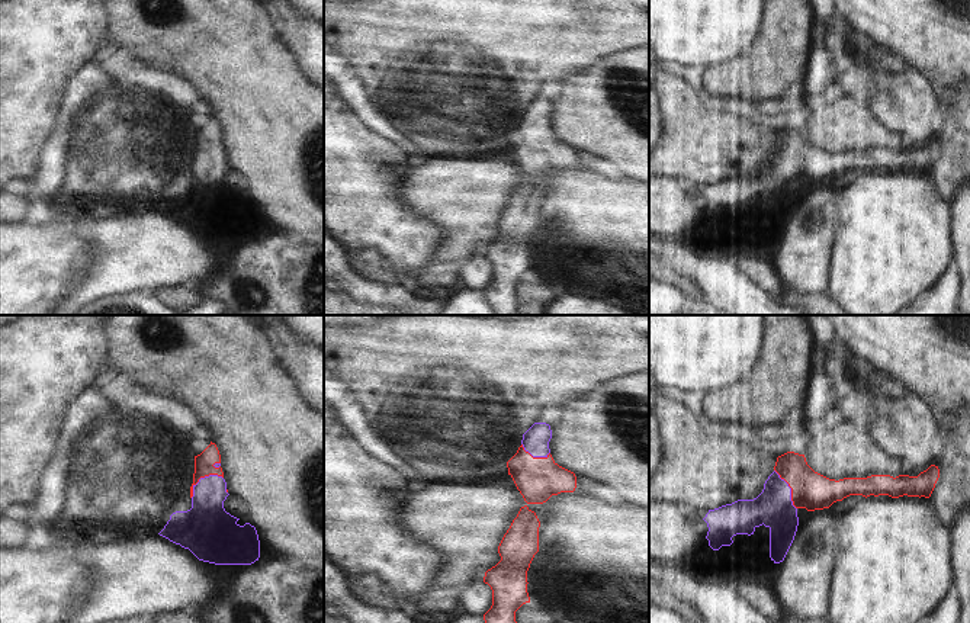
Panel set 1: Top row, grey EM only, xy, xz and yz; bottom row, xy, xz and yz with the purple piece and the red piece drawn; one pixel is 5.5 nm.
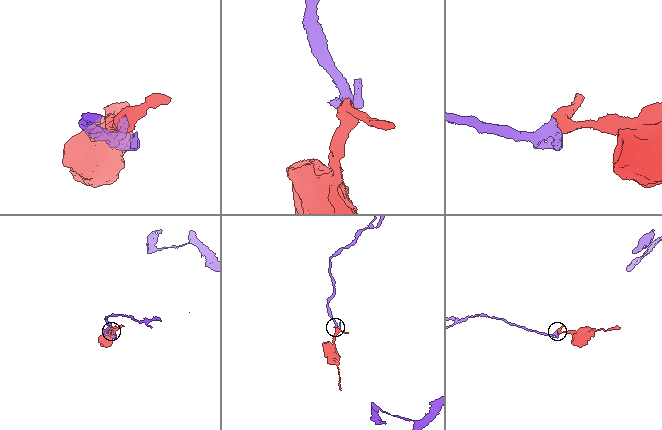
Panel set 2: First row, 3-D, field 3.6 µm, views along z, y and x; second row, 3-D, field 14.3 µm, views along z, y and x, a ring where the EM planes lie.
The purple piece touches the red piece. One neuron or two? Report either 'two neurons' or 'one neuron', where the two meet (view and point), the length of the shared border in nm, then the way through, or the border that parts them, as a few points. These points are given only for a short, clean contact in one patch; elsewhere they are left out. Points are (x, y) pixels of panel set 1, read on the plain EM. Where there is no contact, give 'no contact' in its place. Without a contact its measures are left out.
one neuron; meets purple in xy at (202, 153); contact 220 nm long; runs through xy (206, 198), (202, 153), (204, 138)

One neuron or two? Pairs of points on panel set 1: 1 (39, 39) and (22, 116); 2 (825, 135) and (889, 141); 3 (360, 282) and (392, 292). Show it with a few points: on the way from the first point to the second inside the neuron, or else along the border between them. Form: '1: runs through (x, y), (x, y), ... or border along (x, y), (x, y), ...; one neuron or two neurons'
1: runs through (22, 58), (22, 98); one neuron
2: runs through (841, 135), (873, 135); one neuron
3: runs through (368, 289), (385, 292); one neuron

